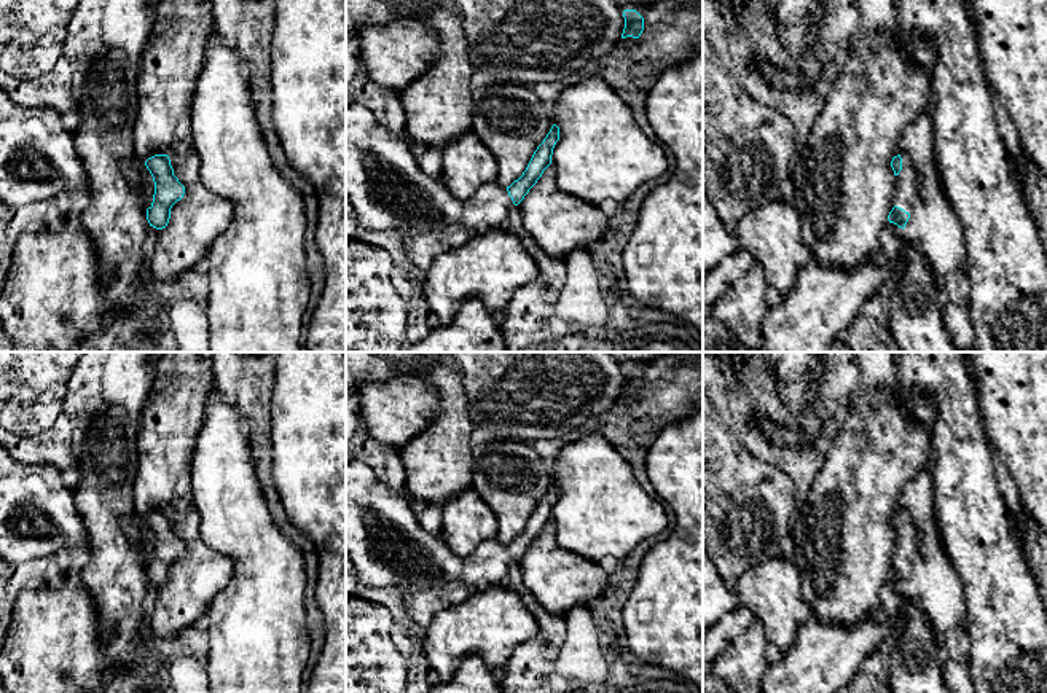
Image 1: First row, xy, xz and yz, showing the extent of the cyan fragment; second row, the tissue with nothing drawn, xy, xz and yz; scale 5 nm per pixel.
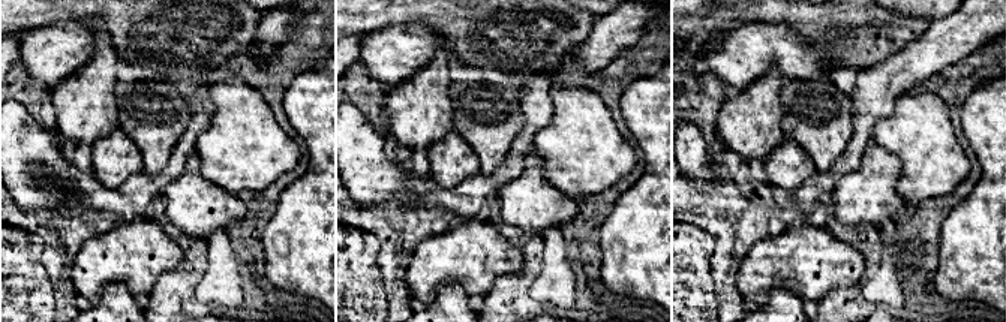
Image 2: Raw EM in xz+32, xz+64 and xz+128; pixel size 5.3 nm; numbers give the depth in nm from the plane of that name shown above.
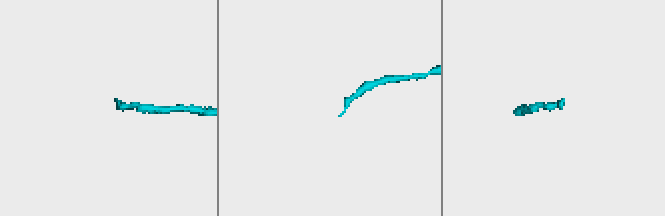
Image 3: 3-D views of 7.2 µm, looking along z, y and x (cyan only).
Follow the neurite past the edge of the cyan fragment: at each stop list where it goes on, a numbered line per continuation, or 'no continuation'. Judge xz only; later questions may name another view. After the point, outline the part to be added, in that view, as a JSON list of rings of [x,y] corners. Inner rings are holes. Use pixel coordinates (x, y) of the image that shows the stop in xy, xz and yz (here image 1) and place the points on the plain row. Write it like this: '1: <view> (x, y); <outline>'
1: xz (388, 547); [[[346,462],[346,553],[360,583],[368,586],[403,586],[414,593],[462,585],[472,591],[502,583],[515,562],[507,545],[497,538],[483,542],[467,558],[456,556],[440,535],[425,531],[410,502],[392,491],[365,462]]]

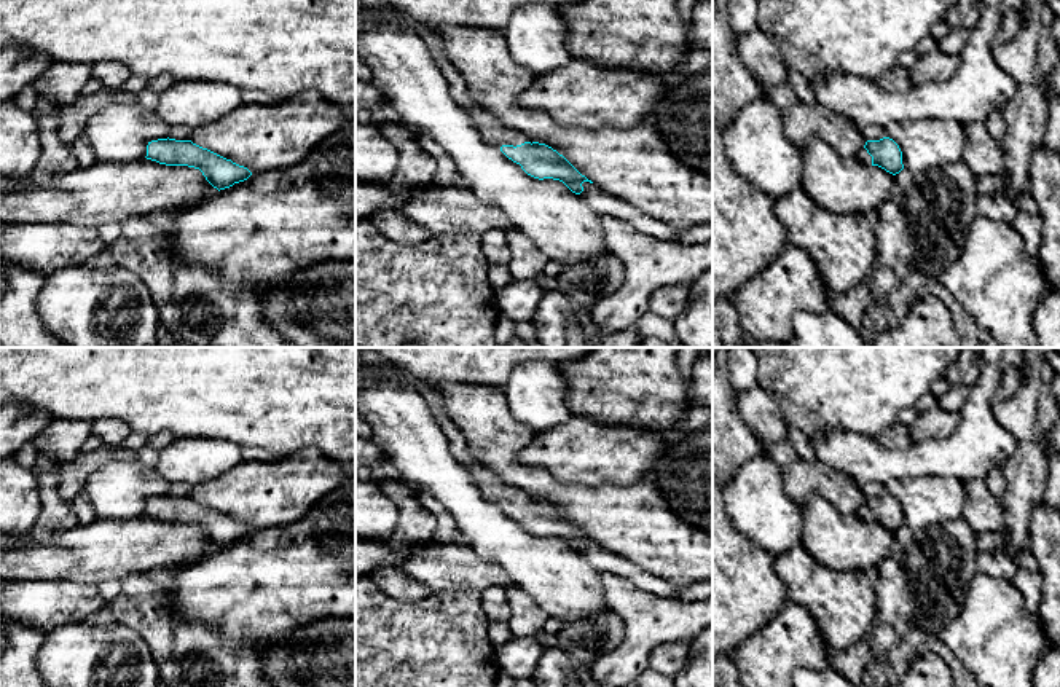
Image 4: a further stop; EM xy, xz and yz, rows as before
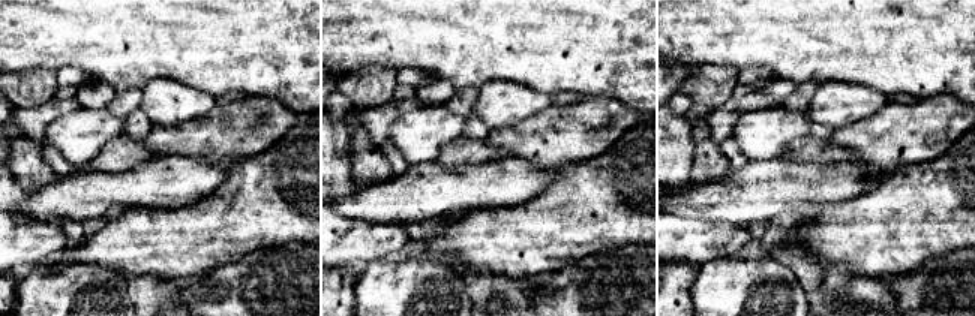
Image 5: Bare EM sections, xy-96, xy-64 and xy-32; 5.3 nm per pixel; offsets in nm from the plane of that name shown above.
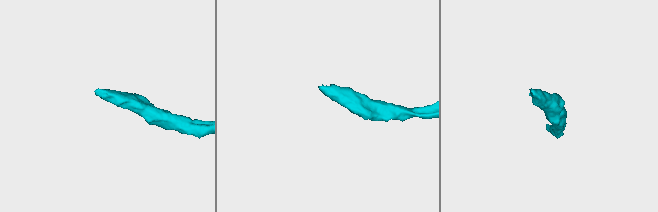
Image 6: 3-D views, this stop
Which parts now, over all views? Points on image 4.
1: xz (493, 488); [[[465,465],[470,472],[473,483],[481,489],[483,496],[493,502],[521,502],[524,499],[534,499],[521,488],[512,486],[481,465]]]

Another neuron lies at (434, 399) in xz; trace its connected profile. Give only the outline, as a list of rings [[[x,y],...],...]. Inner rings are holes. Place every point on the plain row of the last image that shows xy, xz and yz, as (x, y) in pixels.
[[[355,347],[355,352],[368,365],[381,365],[381,367],[395,368],[402,381],[413,386],[424,397],[429,410],[432,411],[443,434],[450,440],[451,453],[454,454],[454,457],[464,465],[480,465],[477,457],[472,454],[462,432],[446,418],[445,410],[443,410],[443,395],[437,389],[434,389],[427,383],[416,379],[405,368],[391,363],[387,359],[376,354],[375,351],[370,351],[368,347]]]

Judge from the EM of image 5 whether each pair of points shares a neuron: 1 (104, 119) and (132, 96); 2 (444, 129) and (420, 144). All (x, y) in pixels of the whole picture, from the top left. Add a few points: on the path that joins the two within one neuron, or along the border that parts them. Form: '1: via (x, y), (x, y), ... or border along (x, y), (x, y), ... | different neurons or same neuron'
1: border along (105, 107), (120, 117) | different neurons
2: via (438, 129), (426, 138) | same neuron

